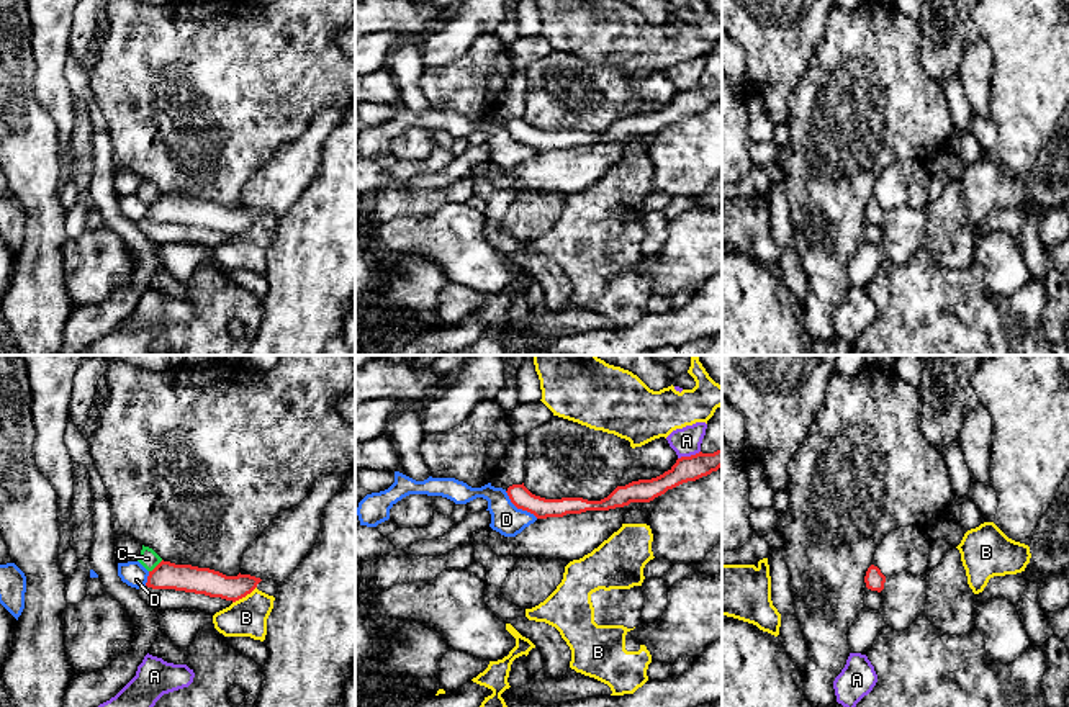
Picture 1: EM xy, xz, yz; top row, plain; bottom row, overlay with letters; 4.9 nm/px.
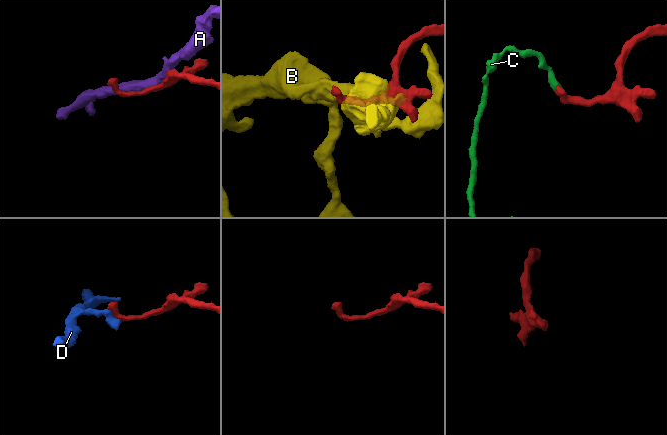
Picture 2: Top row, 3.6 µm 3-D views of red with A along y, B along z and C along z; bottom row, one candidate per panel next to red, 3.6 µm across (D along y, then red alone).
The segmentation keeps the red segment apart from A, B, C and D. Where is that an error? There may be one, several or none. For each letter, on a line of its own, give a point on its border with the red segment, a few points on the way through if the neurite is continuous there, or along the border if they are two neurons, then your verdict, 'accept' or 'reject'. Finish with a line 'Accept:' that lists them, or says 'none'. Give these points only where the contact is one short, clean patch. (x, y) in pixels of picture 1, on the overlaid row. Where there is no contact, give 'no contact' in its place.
A: meets red in xz at (688, 457); border along xz (699, 450), (678, 459); reject
B: meets red in xy at (244, 596); border along xy (256, 586), (233, 603); reject
C: meets red in xy at (157, 565); border along xy (162, 560), (149, 571); reject
D: meets red in xz at (519, 508); border along xz (505, 491), (518, 508), (537, 517); reject
Accept: none

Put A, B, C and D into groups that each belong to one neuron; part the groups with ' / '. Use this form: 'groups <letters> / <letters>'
groups A / B / C / D

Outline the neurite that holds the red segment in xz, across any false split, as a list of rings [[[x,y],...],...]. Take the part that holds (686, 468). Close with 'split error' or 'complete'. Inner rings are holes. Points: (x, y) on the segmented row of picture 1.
[[[722,450],[714,453],[696,453],[681,457],[663,475],[652,480],[632,481],[617,486],[607,498],[601,501],[588,501],[583,498],[545,499],[532,494],[524,483],[507,488],[511,502],[522,511],[534,514],[537,519],[563,517],[566,514],[581,514],[586,511],[609,511],[629,506],[630,502],[650,502],[683,483],[696,481],[717,471],[722,466]]]; complete

